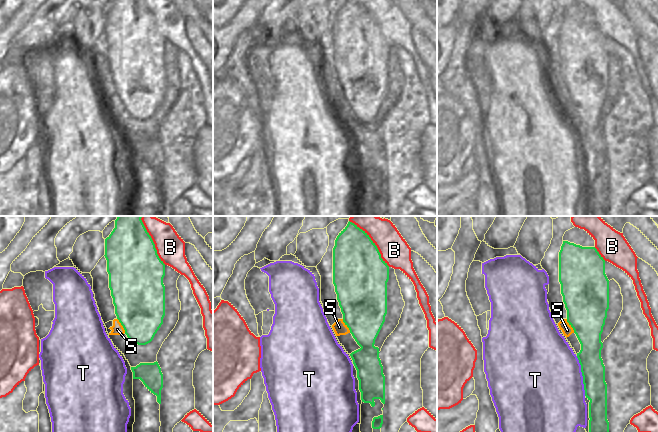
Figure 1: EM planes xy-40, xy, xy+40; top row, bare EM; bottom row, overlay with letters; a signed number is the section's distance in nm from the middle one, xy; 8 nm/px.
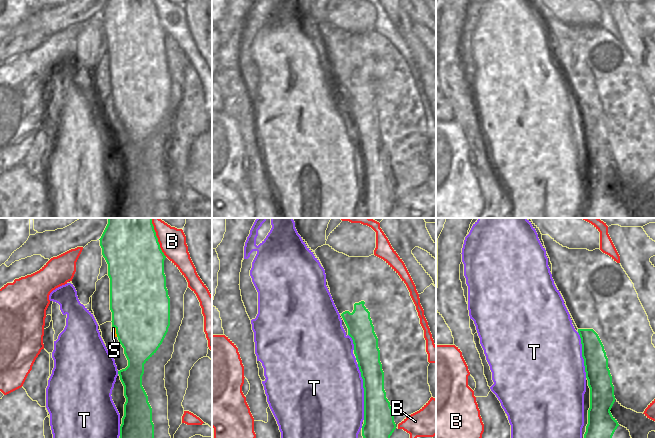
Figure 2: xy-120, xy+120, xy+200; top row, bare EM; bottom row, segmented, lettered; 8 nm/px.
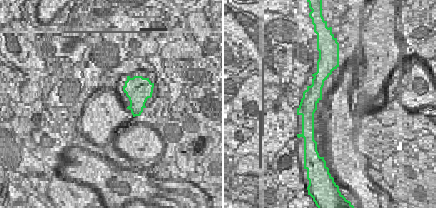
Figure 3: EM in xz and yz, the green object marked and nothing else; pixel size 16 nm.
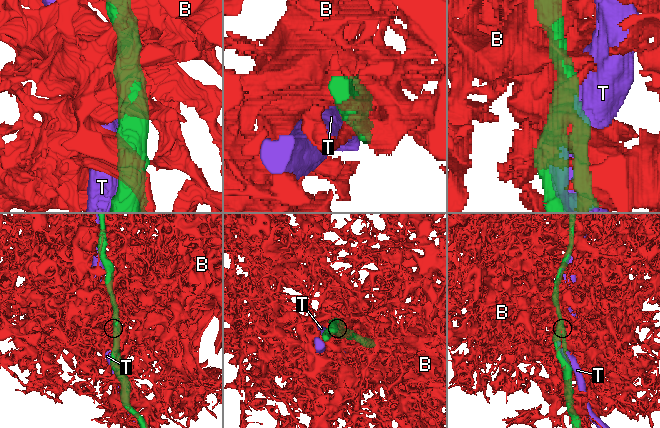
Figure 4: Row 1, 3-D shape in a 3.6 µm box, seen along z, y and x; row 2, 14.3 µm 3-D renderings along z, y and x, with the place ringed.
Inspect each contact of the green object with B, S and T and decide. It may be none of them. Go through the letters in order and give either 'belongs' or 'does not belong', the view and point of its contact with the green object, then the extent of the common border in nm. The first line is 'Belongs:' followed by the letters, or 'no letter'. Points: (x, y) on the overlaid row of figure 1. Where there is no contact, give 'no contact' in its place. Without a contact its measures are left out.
Belongs: no letter
B: does not belong | xy (372, 242) | 500 nm
S: does not belong | xy (347, 326) | 130 nm
T: does not belong | xy+40 (582, 375) | 320 nm

